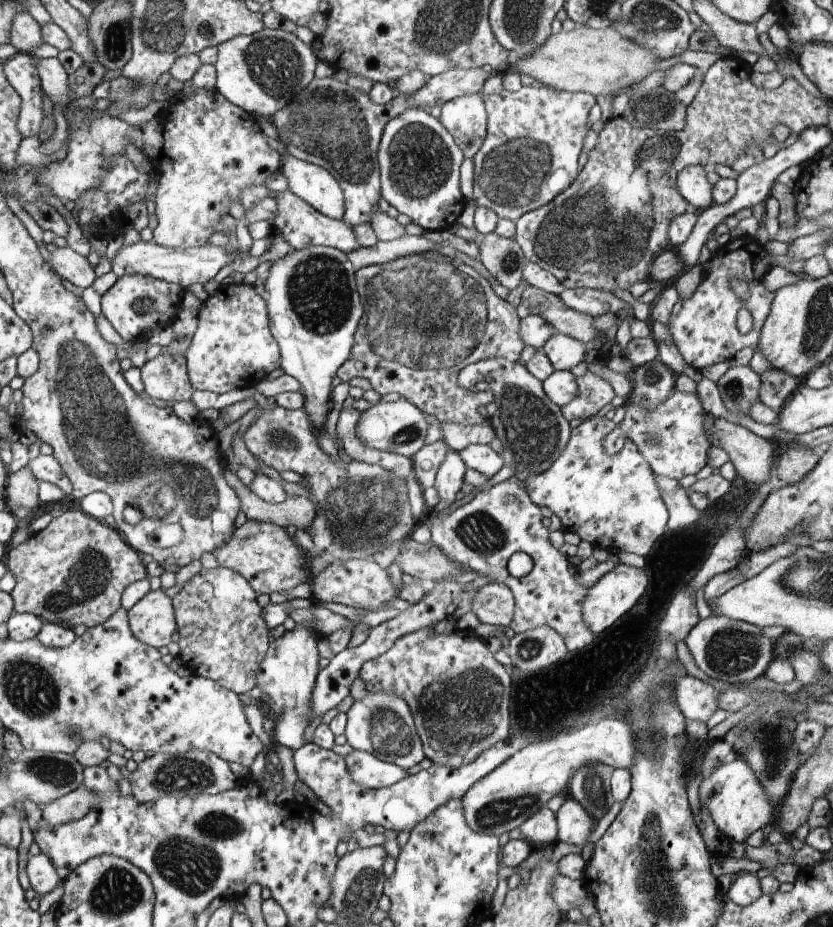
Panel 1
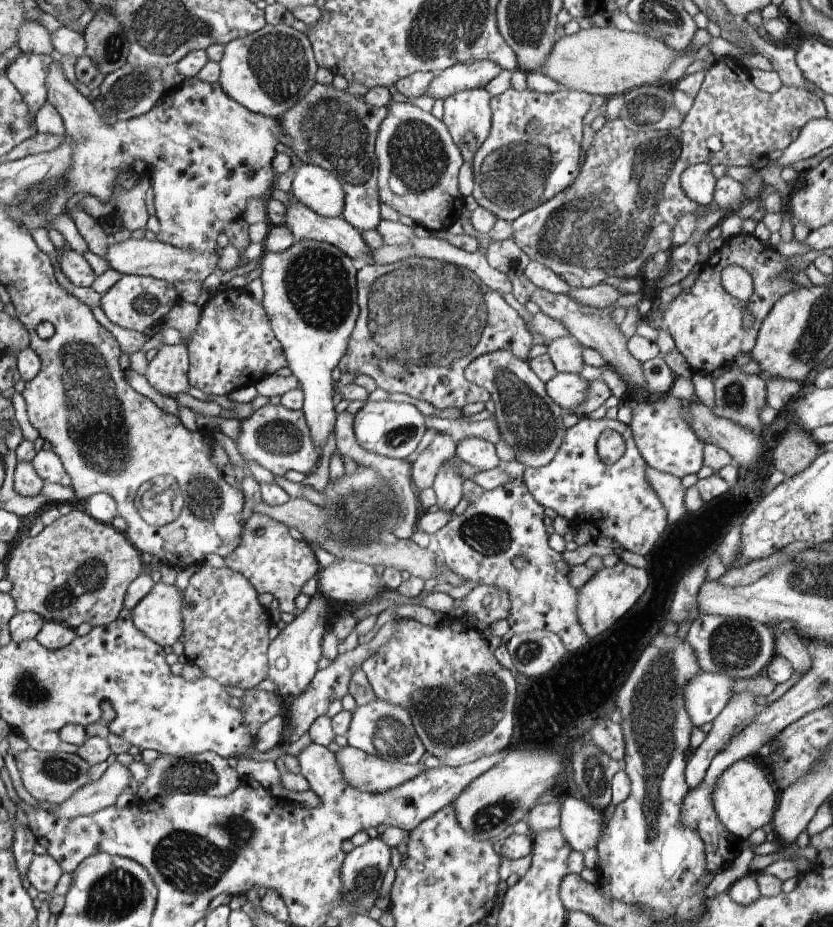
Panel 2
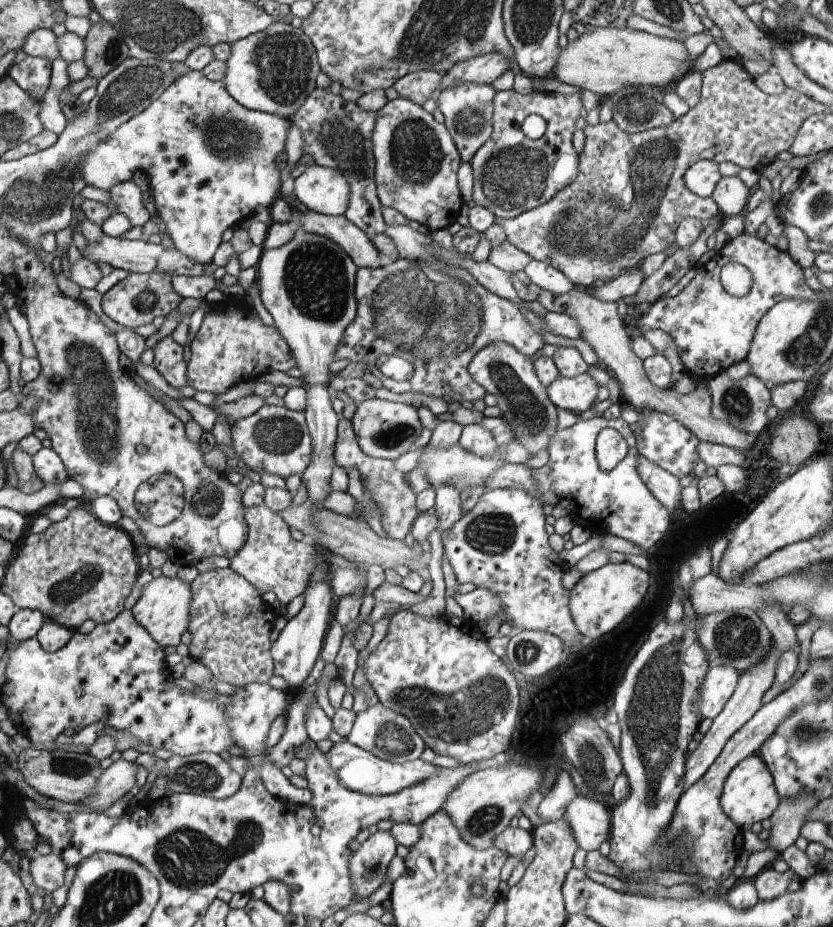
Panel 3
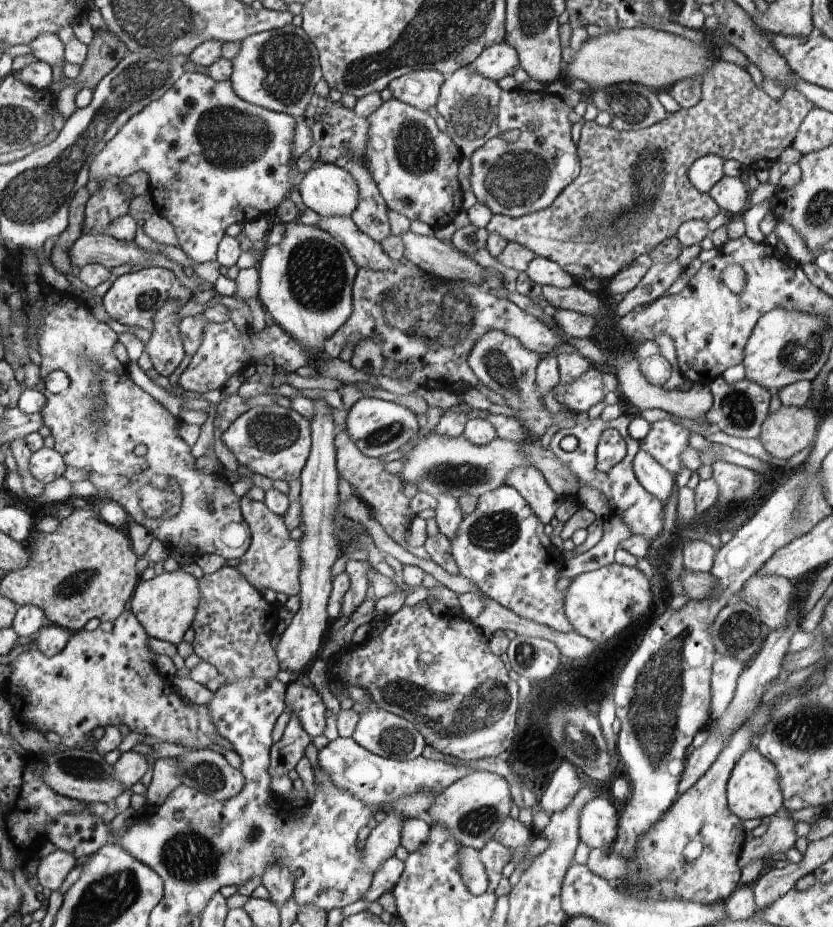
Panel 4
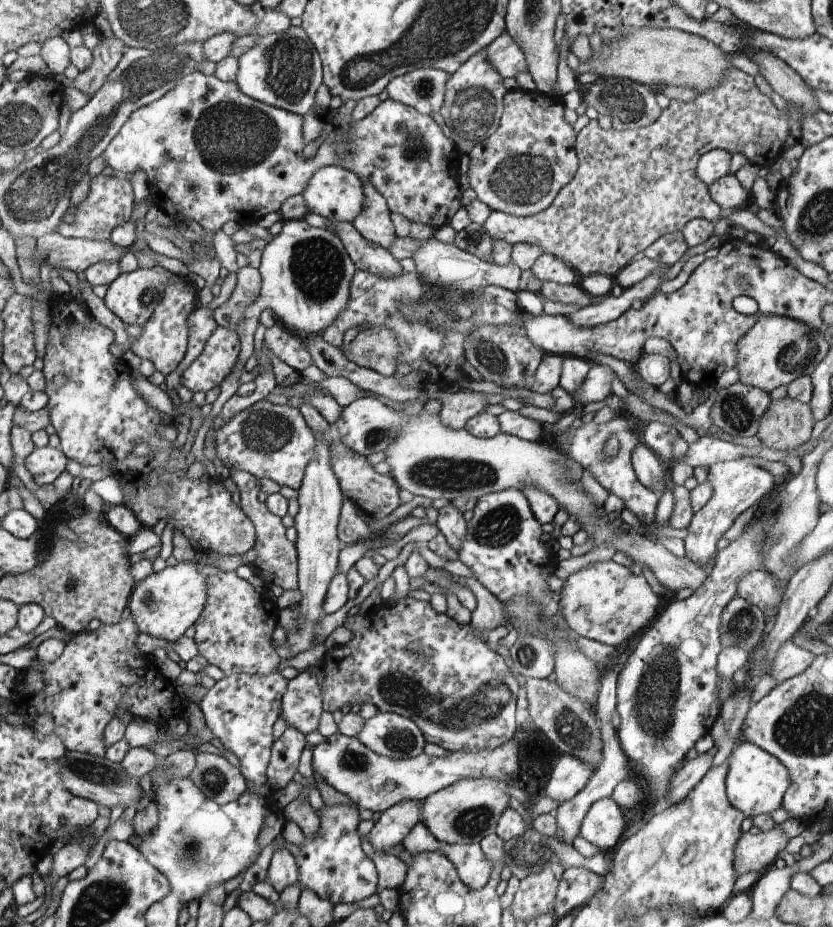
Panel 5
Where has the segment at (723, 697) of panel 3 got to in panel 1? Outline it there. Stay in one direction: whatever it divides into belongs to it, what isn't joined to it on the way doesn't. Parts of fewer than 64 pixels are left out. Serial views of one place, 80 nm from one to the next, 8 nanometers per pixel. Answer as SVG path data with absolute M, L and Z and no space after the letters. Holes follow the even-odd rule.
M688 674L675 683L677 707L686 718L698 722L708 722L720 709L720 693L710 682Z

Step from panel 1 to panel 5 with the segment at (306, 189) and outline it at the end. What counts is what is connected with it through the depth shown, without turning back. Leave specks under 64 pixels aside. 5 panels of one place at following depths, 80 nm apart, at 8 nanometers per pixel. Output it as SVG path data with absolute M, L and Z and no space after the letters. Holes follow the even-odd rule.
M324 166L312 176L311 183L307 185L305 191L304 202L308 206L308 210L312 213L327 218L329 221L336 220L336 222L350 222L360 216L366 206L366 191L363 189L363 181L356 172L344 169L337 166Z

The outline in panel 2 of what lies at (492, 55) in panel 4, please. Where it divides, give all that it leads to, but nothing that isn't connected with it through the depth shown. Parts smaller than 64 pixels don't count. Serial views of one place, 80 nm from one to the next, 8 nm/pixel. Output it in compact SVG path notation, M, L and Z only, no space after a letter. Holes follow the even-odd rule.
M473 60L471 63L456 63L436 74L431 80L427 95L435 100L445 99L452 93L485 87L498 76L501 68L493 60Z

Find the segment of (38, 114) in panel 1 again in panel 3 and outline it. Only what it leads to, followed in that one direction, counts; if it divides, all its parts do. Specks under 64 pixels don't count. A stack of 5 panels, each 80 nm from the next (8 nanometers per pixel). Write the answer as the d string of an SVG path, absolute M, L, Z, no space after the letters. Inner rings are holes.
M28 56L19 64L12 64L9 75L35 101L41 101L51 87L53 62L41 57Z

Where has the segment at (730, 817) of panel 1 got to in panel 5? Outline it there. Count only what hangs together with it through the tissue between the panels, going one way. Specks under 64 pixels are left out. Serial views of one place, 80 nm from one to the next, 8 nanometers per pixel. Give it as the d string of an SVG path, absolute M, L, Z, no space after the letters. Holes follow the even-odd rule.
M743 739L735 744L729 760L726 793L732 807L740 810L748 818L762 814L770 815L781 808L783 796L790 784L790 776L784 764L780 764L780 760Z

